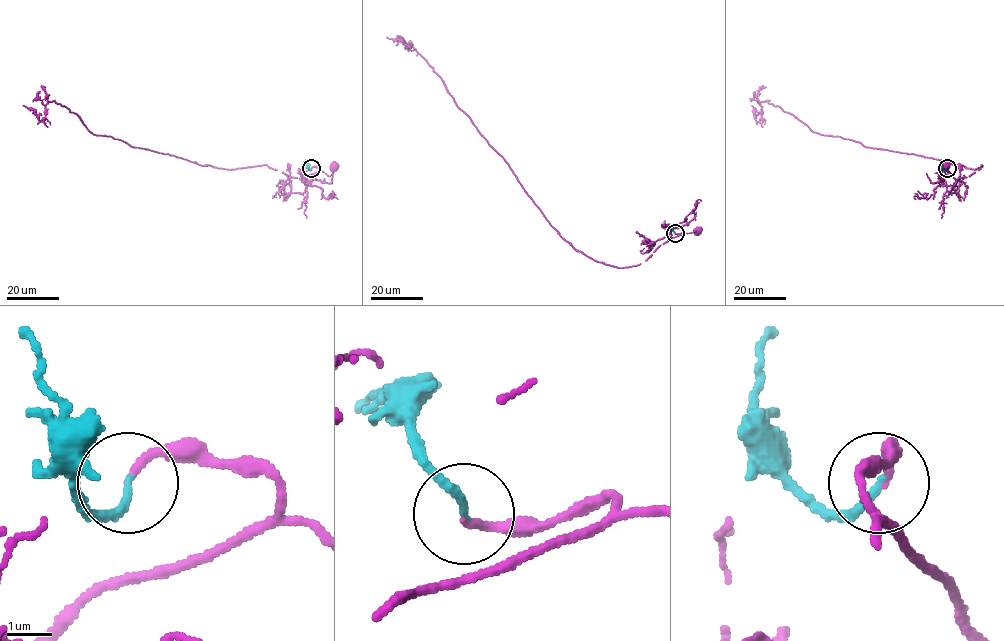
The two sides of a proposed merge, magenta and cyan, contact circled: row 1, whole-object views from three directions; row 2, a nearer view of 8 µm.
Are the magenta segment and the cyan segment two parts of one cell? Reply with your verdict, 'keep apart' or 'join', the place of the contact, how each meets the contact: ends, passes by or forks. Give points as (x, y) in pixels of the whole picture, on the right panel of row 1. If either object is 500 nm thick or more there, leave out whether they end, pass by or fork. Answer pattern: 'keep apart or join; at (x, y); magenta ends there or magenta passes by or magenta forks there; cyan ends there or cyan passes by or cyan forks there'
join; at (947, 168); magenta ends there; cyan ends there

